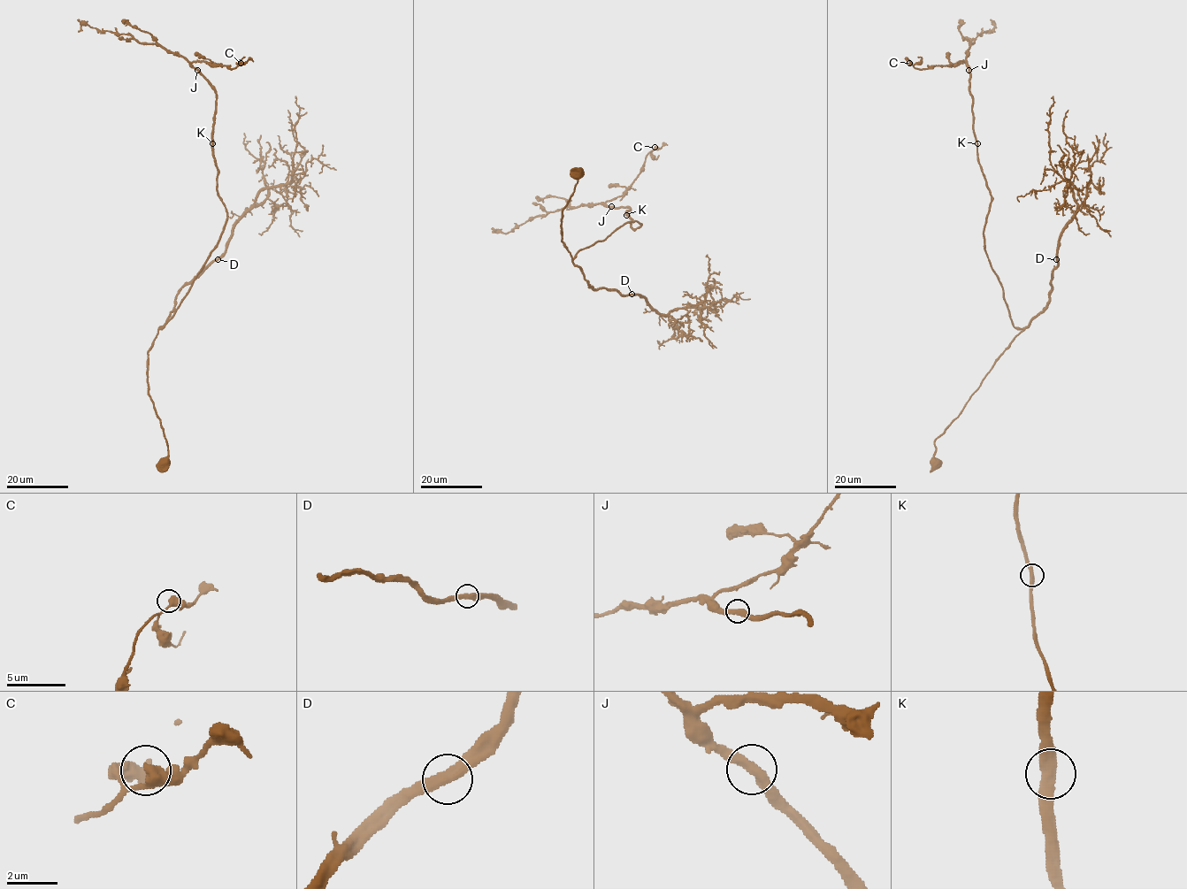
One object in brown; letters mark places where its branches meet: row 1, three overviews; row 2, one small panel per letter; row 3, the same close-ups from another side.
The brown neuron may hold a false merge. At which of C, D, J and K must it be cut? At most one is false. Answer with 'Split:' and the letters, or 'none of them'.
Split: none of them

